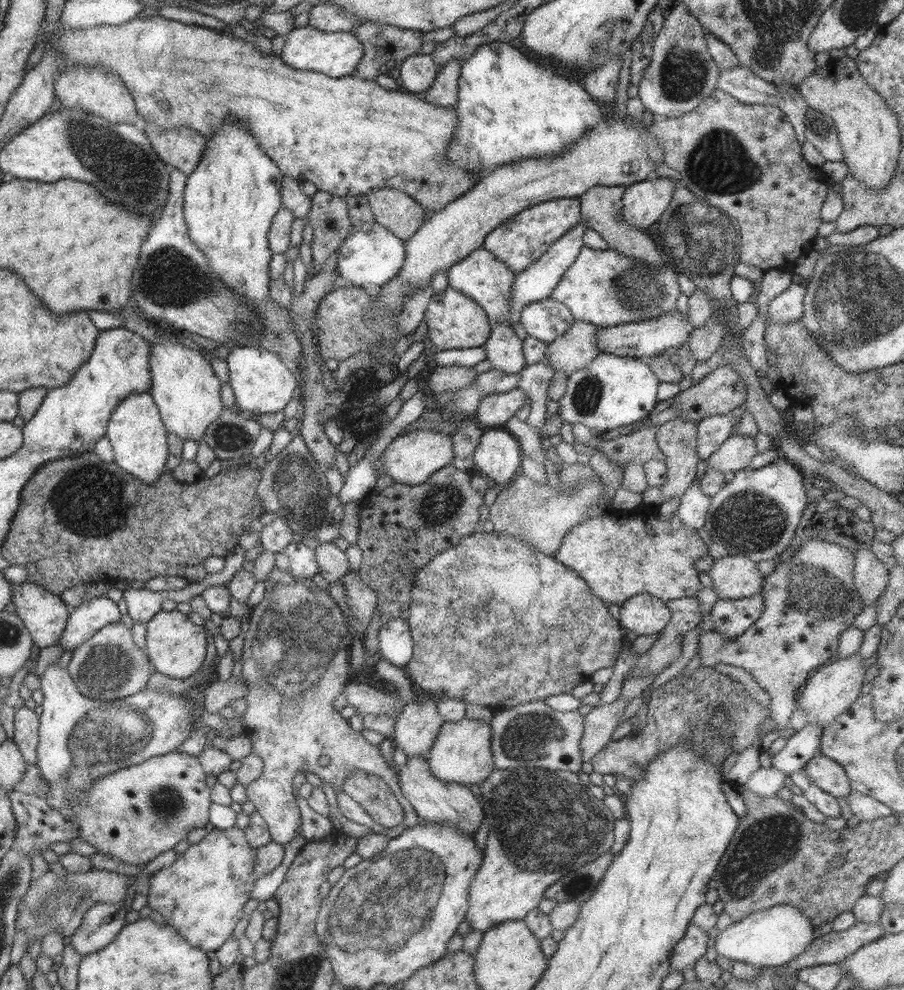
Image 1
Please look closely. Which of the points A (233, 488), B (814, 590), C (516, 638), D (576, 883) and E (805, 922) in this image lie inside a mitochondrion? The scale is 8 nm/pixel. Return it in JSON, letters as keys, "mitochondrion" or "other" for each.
{"A":"other","B":"mitochondrion","C":"mitochondrion","D":"mitochondrion","E":"other"}

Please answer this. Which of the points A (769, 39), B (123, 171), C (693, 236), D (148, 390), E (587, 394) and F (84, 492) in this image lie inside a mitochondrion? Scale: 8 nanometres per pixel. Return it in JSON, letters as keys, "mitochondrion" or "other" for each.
{"A":"mitochondrion","B":"mitochondrion","C":"mitochondrion","D":"other","E":"mitochondrion","F":"mitochondrion"}

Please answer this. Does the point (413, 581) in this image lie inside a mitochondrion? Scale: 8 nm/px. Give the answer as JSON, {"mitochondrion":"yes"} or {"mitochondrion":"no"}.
{"mitochondrion":"no"}

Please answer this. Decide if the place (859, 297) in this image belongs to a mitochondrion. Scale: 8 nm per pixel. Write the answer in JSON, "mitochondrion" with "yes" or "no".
{"mitochondrion":"yes"}

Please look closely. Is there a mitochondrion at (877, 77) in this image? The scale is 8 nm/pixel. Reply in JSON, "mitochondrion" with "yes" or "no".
{"mitochondrion":"no"}

